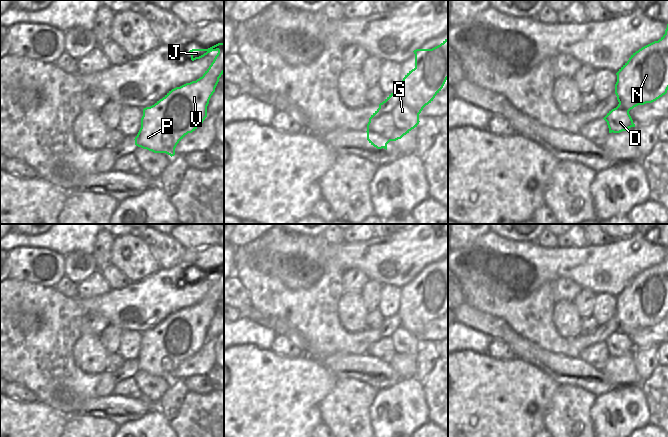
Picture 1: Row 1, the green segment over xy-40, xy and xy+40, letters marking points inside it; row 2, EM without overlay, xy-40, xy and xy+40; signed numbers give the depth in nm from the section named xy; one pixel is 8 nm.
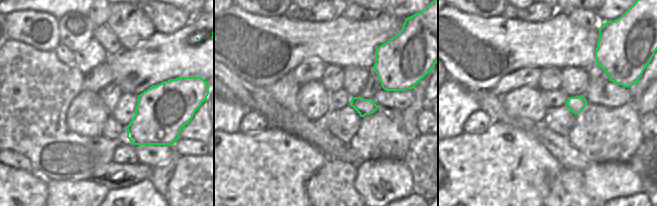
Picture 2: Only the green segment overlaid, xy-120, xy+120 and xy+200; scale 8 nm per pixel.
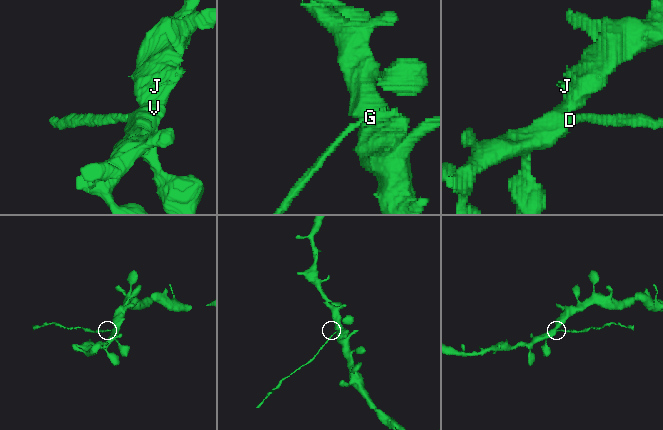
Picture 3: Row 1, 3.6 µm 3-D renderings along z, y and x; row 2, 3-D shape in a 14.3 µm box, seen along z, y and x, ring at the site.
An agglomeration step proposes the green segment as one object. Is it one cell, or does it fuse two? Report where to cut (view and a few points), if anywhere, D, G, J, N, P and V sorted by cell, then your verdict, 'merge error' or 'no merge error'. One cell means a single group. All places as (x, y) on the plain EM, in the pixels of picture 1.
cut xy+40 (617, 330), (628, 335); groups D / G J N P V; merge error

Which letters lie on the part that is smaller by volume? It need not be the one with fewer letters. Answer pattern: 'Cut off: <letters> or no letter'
Cut off: D.

